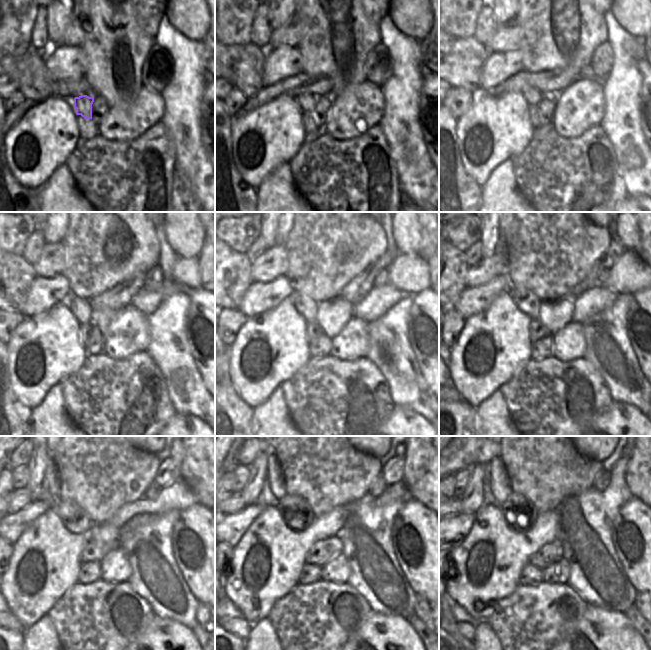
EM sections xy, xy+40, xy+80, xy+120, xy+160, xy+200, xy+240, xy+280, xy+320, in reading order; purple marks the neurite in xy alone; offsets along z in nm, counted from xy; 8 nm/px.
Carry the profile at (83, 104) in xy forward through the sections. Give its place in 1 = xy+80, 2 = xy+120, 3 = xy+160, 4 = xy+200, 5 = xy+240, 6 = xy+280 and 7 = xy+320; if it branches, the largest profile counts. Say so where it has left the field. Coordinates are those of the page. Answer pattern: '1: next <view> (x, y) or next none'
1: next xy+80 (532, 96)
2: next xy+120 (80, 308)
3: next xy+160 (307, 307)
4: next xy+200 (525, 300)
5: next xy+240 (76, 520)
6: next xy+280 (297, 513)
7: next xy+320 (516, 507)

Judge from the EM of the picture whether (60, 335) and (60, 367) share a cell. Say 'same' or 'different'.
same

